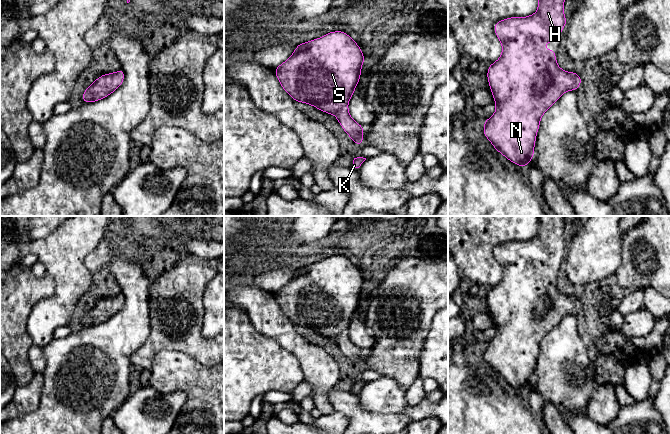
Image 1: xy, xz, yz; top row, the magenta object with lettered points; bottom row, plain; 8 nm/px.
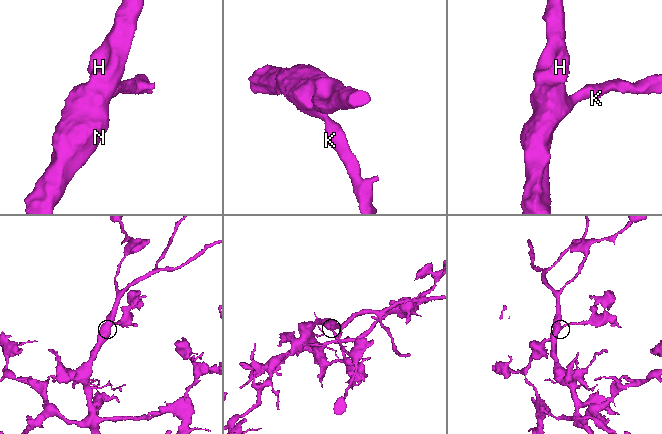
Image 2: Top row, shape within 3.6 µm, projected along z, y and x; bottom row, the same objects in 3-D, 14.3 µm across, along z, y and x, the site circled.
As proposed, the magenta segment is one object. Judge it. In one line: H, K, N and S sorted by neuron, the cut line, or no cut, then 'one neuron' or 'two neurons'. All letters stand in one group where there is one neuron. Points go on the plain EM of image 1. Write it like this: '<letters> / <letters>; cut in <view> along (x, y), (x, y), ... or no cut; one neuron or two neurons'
H K N S; no cut; one neuron

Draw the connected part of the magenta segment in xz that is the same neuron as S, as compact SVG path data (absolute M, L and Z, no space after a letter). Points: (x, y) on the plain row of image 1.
M332 255L324 260L299 267L294 277L274 293L284 315L295 326L303 326L337 341L348 360L363 370L365 352L352 343L348 327L361 301L361 290L365 282L359 269L344 255Z

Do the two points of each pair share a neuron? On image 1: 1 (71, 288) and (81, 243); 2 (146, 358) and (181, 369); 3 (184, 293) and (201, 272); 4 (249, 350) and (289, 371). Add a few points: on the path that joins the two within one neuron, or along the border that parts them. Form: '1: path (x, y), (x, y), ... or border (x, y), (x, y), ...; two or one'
1: path (71, 277), (71, 254); one
2: border (174, 351), (160, 350), (154, 357), (150, 368); two
3: path (185, 288), (196, 277); one
4: path (259, 360), (265, 366), (279, 370); one

